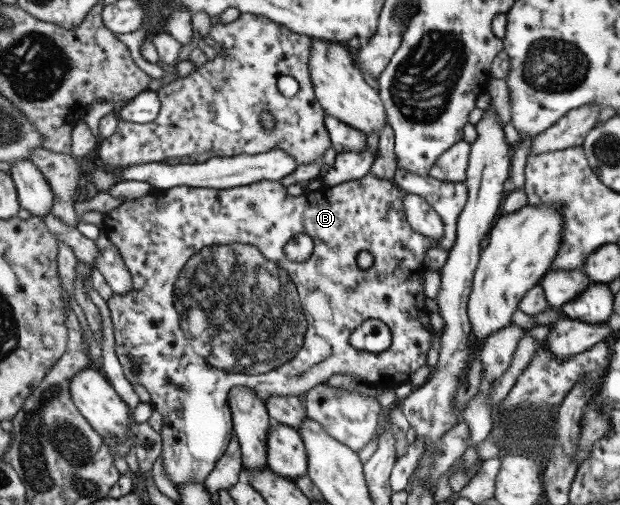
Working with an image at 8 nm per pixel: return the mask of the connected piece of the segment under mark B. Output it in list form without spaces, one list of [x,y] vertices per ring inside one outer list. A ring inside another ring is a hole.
[[[369,174],[343,182],[337,186],[320,188],[317,190],[304,190],[299,196],[287,194],[283,185],[277,181],[261,180],[246,186],[224,188],[197,188],[175,186],[167,190],[151,188],[146,195],[138,199],[123,201],[111,211],[104,213],[104,218],[99,223],[101,233],[106,234],[107,240],[119,252],[124,265],[131,275],[132,289],[126,294],[113,293],[106,302],[112,322],[114,334],[114,351],[122,368],[123,377],[131,384],[141,385],[150,396],[150,407],[157,410],[162,416],[161,428],[158,430],[162,438],[161,458],[163,470],[168,481],[176,486],[181,483],[202,483],[208,472],[223,451],[227,448],[232,432],[232,419],[228,409],[228,392],[237,386],[251,389],[263,402],[268,396],[294,396],[302,398],[313,386],[326,383],[330,376],[338,372],[346,372],[358,382],[379,389],[396,389],[408,382],[410,376],[425,363],[427,350],[431,344],[431,337],[439,335],[431,329],[428,311],[425,309],[423,290],[424,271],[423,258],[425,251],[435,245],[425,236],[413,232],[406,221],[401,197],[404,191],[399,190],[391,181],[377,179]],[[292,233],[302,233],[309,236],[312,241],[312,252],[307,260],[293,262],[285,258],[283,248],[291,239]],[[367,251],[373,256],[373,264],[363,269],[355,262],[357,252]],[[367,319],[380,320],[387,326],[391,333],[389,346],[378,353],[370,353],[351,346],[349,335],[362,322]],[[130,360],[137,364],[138,371],[134,373],[130,368]]]

